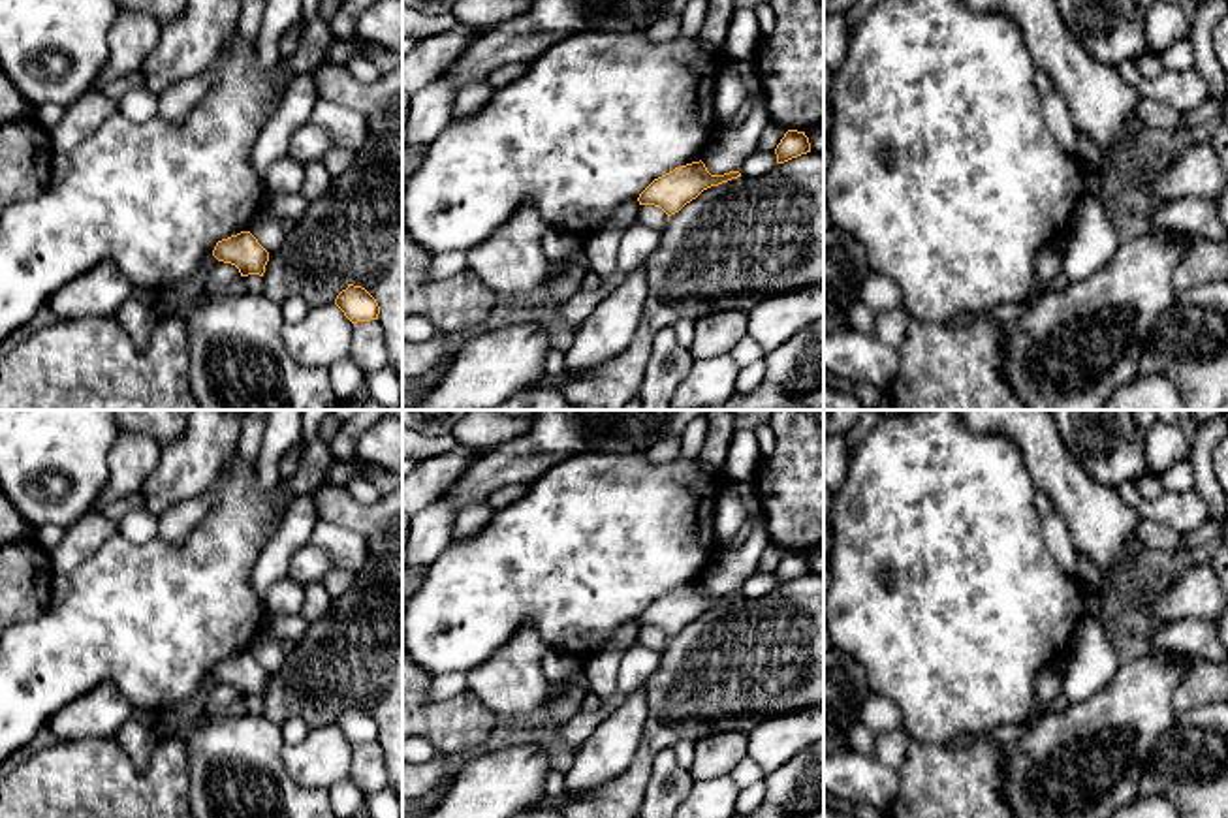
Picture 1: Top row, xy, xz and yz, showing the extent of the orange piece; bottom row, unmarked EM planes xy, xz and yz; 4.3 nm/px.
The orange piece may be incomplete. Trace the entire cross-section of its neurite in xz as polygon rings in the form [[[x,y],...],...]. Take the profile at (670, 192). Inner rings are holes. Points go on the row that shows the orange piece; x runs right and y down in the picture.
[[[692,162],[654,179],[638,197],[639,205],[660,207],[668,218],[696,199],[703,190],[741,177],[739,171],[711,175],[705,164]]]

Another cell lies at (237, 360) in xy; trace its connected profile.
[[[265,293],[239,297],[201,297],[184,318],[188,331],[188,385],[201,410],[338,410],[340,401],[331,387],[329,370],[305,367],[286,350],[282,340],[282,310]]]

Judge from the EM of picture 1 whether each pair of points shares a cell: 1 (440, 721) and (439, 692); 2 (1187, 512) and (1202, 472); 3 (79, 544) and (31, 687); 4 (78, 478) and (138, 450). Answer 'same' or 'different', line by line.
1: different
2: different
3: different
4: different

